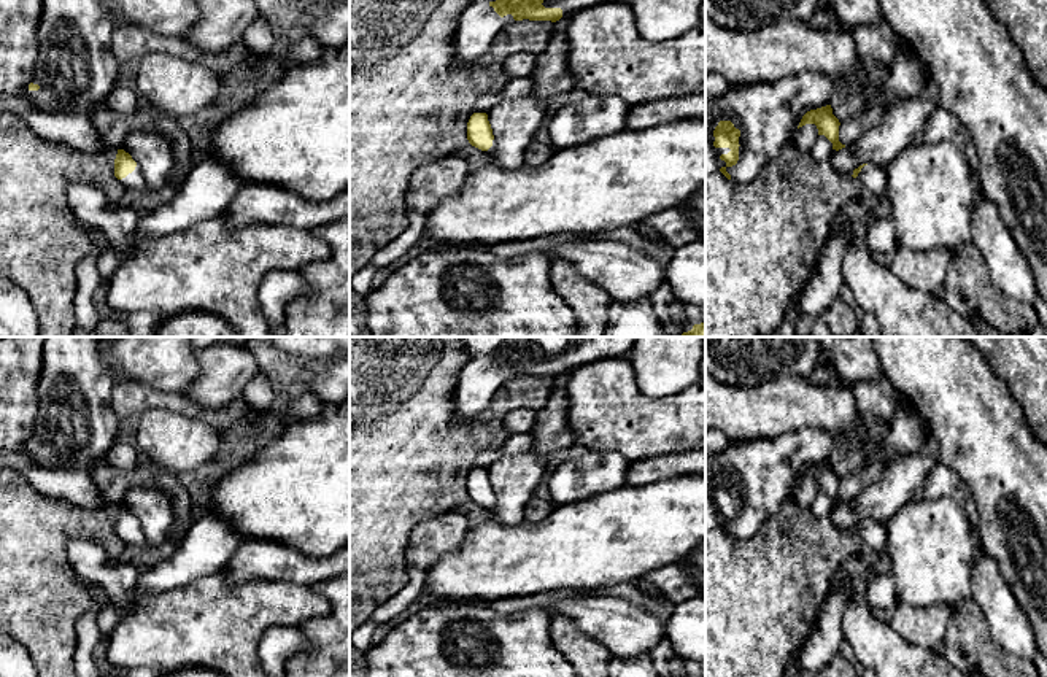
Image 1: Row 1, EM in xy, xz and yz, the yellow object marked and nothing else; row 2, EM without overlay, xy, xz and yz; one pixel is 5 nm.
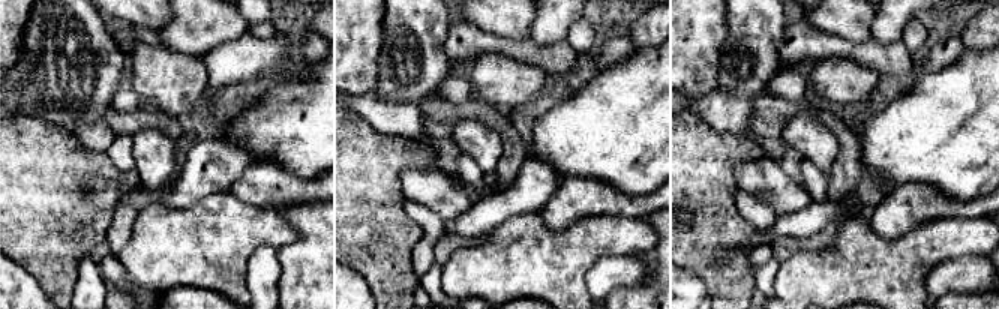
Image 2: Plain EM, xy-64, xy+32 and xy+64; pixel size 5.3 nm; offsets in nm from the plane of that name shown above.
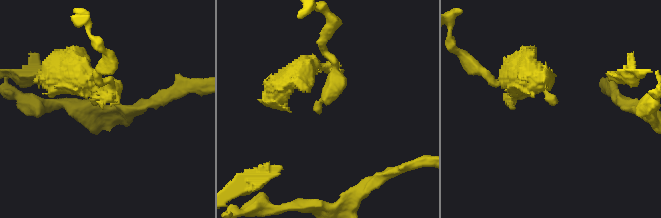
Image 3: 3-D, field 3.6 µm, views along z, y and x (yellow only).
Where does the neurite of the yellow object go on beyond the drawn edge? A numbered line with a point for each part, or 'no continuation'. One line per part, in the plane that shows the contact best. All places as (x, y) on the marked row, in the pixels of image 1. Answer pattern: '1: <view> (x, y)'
1: yz (768, 115)

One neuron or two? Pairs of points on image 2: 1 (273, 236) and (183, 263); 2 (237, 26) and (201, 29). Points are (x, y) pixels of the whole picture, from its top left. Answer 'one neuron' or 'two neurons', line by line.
1: one neuron
2: one neuron

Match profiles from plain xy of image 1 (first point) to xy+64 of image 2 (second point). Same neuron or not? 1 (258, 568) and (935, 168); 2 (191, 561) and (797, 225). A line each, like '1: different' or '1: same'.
1: different
2: same

